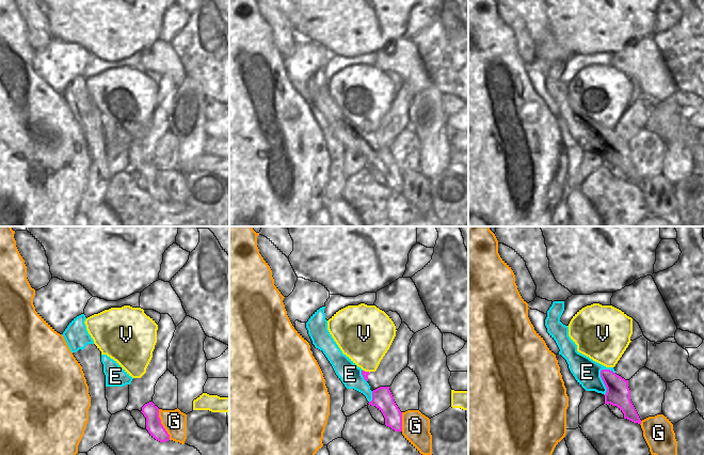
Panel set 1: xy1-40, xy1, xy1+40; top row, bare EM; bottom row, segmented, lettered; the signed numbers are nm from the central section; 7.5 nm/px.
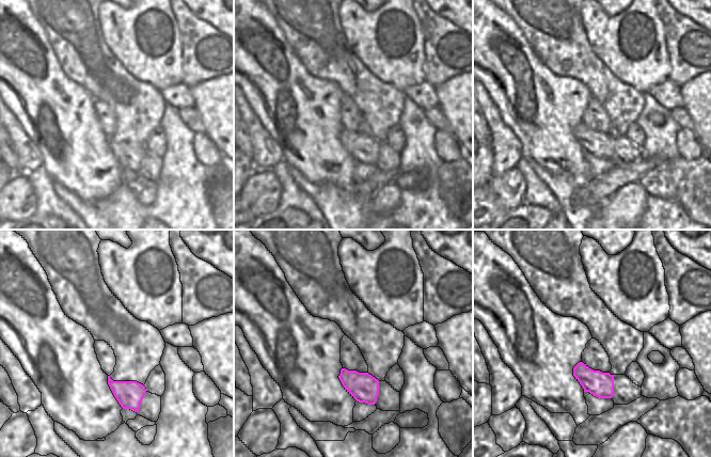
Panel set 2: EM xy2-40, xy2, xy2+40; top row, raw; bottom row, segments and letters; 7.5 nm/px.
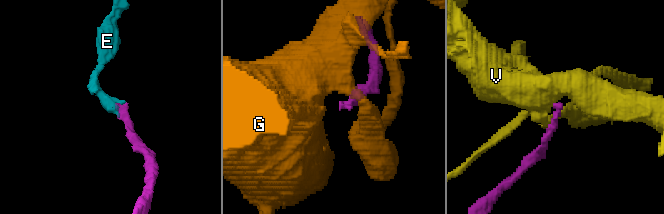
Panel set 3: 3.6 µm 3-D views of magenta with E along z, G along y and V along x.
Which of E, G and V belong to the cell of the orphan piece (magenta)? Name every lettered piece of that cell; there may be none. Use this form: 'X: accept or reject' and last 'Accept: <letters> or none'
E: accept
G: reject
V: reject
Accept: E

